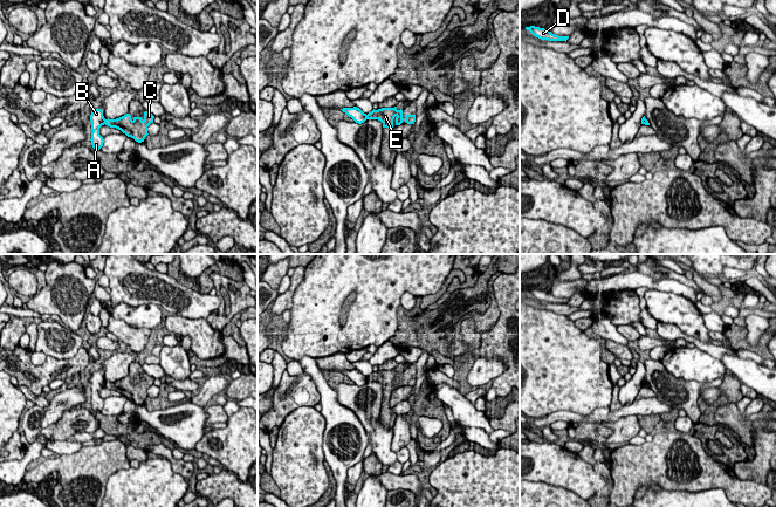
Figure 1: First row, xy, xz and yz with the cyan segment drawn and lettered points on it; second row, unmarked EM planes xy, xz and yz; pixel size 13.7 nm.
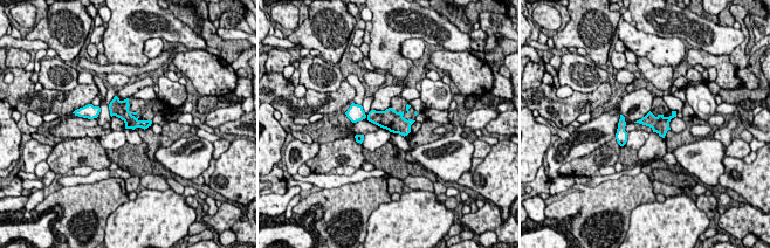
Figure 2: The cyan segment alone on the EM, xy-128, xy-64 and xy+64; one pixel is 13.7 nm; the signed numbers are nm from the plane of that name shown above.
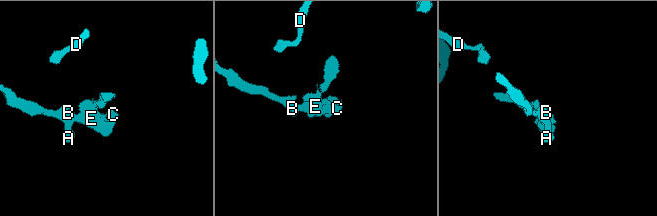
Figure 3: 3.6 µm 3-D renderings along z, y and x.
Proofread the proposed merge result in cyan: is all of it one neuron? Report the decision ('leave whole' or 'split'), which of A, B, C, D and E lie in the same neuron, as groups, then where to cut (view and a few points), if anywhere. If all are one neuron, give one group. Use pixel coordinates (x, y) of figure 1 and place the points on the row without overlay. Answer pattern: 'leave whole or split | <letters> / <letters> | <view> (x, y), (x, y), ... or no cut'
split | A B D / C E | xy (105, 382), (103, 385)

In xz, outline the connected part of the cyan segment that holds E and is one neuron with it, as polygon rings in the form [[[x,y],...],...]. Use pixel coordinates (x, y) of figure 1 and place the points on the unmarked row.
[[[382,370],[372,372],[368,376],[368,382],[378,382],[383,385],[383,390],[393,390],[393,388],[400,388],[404,383],[403,372],[394,370]]]

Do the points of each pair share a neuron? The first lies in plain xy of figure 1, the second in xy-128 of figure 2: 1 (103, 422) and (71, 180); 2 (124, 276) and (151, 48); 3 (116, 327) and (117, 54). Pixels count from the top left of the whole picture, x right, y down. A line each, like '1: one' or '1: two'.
1: two
2: two
3: one

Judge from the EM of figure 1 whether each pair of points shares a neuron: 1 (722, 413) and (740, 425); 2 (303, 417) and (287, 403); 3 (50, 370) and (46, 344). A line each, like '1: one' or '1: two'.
1: one
2: two
3: two

